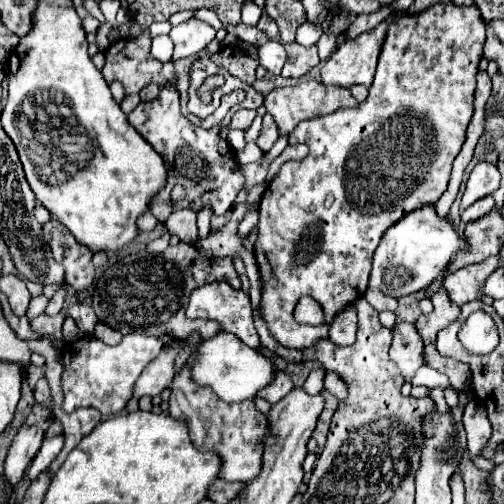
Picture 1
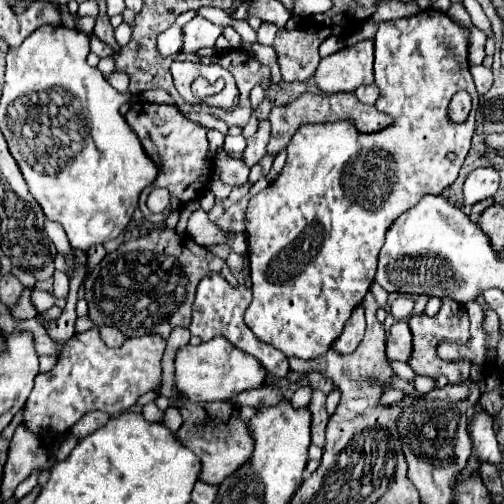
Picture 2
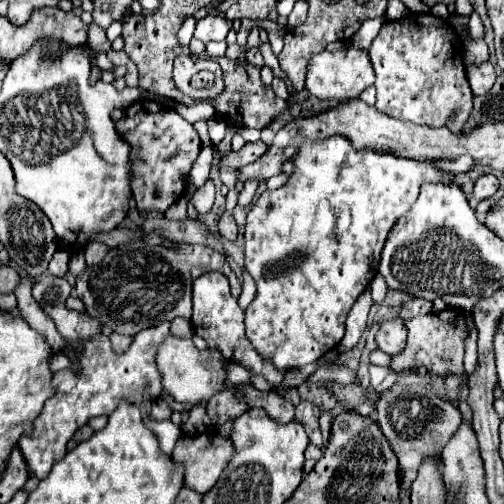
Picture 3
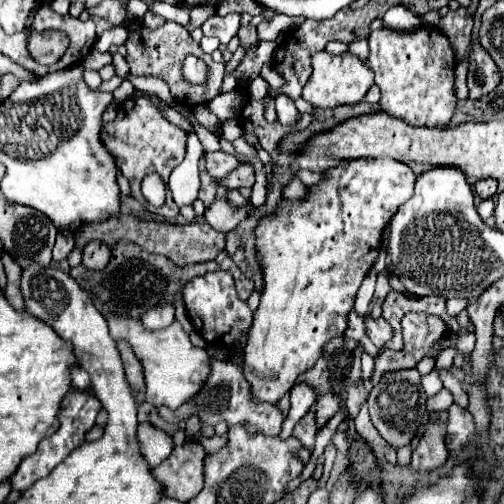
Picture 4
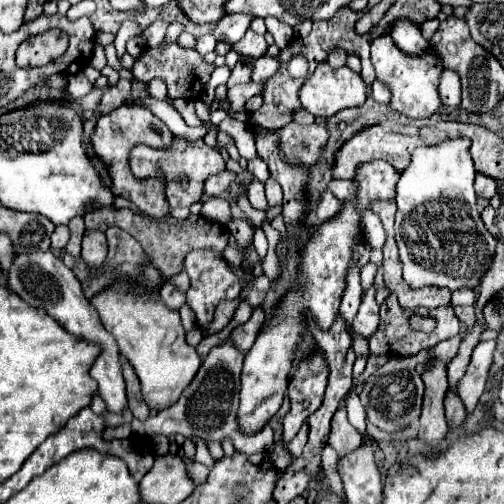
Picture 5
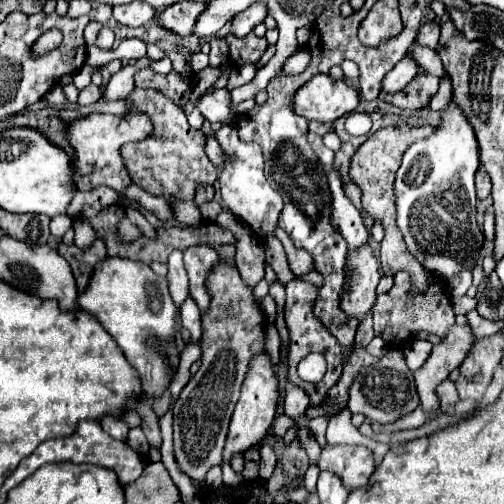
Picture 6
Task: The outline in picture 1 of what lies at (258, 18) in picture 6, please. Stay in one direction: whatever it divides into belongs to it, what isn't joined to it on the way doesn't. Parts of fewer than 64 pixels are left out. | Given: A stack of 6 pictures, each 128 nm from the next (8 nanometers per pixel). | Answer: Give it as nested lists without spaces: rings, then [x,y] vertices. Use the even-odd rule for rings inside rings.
[[[188,20],[174,26],[170,30],[170,38],[174,42],[172,60],[180,60],[204,50],[214,36],[216,36],[216,30],[200,20]]]

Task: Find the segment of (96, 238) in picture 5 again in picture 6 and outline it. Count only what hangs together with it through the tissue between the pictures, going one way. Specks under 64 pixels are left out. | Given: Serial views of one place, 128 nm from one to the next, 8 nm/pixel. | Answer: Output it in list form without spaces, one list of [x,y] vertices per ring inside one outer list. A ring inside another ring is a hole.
[[[74,220],[74,230],[76,230],[76,236],[74,236],[74,244],[82,250],[82,248],[90,248],[92,242],[96,240],[96,232],[94,228],[90,226],[88,220]]]

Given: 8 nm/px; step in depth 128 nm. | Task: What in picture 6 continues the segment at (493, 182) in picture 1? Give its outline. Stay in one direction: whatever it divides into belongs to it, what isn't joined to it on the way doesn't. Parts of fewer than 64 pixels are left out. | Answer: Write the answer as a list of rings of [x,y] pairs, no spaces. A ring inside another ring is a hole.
[[[484,168],[476,172],[476,192],[478,192],[478,198],[490,196],[490,176],[484,172]]]

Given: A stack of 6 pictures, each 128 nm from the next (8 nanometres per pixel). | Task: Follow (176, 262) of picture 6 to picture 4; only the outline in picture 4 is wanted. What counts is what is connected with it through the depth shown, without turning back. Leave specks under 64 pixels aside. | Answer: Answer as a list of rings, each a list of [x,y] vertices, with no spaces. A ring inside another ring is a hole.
[[[160,304],[160,308],[152,308],[152,312],[146,312],[142,316],[142,322],[144,322],[144,328],[150,332],[168,328],[174,322],[174,306],[172,304]]]

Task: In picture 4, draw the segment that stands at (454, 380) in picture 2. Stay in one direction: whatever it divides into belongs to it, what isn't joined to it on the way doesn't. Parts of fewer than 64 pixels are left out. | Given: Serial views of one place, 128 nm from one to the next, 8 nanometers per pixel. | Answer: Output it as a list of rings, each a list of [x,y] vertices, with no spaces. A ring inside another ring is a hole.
[[[408,314],[402,320],[404,348],[398,352],[382,352],[376,358],[372,384],[378,384],[386,372],[416,368],[424,356],[436,358],[442,352],[442,340],[448,338],[448,326],[442,318],[432,314]]]

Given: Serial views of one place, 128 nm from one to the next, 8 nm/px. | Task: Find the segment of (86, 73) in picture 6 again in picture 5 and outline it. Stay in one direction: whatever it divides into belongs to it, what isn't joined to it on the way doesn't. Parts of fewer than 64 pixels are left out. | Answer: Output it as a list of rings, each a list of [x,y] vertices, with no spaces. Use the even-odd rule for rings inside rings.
[[[95,44],[90,65],[95,69],[101,71],[106,64],[107,59],[103,47],[100,46],[99,44]]]

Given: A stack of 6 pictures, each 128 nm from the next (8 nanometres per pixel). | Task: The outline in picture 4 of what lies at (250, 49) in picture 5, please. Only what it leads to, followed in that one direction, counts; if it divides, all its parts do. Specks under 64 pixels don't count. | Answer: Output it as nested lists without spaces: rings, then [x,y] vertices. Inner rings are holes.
[[[242,26],[240,30],[238,30],[238,36],[240,36],[240,44],[242,46],[246,46],[246,48],[250,48],[252,44],[258,44],[258,38],[256,38],[256,28],[254,26]]]

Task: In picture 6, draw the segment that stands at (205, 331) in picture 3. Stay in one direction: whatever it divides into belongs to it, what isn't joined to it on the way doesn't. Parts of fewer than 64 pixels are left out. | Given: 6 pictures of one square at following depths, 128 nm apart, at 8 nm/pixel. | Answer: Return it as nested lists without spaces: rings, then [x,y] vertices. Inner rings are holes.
[[[192,246],[184,252],[184,264],[190,278],[190,296],[204,314],[208,312],[212,302],[212,296],[206,288],[206,280],[212,274],[214,266],[222,264],[222,258],[212,246]]]

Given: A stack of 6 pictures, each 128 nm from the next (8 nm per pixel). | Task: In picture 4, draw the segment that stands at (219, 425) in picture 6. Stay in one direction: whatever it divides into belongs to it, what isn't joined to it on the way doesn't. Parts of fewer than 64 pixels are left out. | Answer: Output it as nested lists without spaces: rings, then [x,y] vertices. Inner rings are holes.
[[[212,360],[212,376],[208,376],[208,384],[204,384],[204,388],[196,394],[196,398],[188,400],[188,404],[182,404],[178,410],[174,410],[178,420],[188,418],[190,414],[200,416],[202,422],[214,426],[220,420],[226,420],[228,426],[232,424],[240,424],[240,422],[248,422],[250,428],[260,428],[260,432],[268,434],[268,436],[278,436],[282,430],[282,422],[284,422],[284,414],[280,410],[278,404],[264,404],[260,400],[256,400],[252,396],[252,388],[246,382],[242,370],[230,362],[230,360]]]

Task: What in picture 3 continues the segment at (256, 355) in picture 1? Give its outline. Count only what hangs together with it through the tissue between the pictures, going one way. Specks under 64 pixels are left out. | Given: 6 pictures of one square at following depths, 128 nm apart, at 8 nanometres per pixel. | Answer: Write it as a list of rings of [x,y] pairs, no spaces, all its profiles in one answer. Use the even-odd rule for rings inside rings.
[[[168,336],[164,344],[158,348],[156,364],[162,372],[164,380],[164,392],[168,392],[176,402],[184,402],[190,406],[200,404],[202,400],[210,400],[214,394],[224,390],[226,382],[226,358],[218,348],[206,348],[198,350],[192,340],[182,340]]]

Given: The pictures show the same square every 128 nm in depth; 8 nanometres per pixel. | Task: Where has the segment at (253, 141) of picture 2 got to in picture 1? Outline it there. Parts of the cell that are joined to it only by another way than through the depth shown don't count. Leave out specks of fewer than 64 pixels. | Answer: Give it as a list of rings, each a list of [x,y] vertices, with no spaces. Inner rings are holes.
[[[266,114],[266,116],[264,116],[264,124],[262,124],[262,132],[260,132],[256,144],[262,148],[262,152],[268,152],[268,150],[274,146],[274,142],[276,142],[278,136],[280,136],[280,132],[278,132],[276,122],[272,120],[270,114]]]

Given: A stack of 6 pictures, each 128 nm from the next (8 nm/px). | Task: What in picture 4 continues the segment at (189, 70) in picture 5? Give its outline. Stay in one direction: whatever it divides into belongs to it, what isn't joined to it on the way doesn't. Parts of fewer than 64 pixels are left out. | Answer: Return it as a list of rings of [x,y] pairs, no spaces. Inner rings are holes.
[[[164,22],[156,30],[150,30],[146,26],[136,26],[136,28],[130,30],[128,40],[126,40],[124,46],[126,46],[126,62],[130,66],[130,72],[138,74],[138,76],[156,76],[156,78],[162,78],[168,84],[174,100],[184,102],[186,96],[188,96],[188,92],[190,92],[190,84],[182,78],[182,72],[180,72],[182,62],[184,62],[184,58],[188,54],[204,58],[204,62],[210,66],[210,78],[208,78],[208,82],[204,86],[200,86],[200,88],[194,86],[194,100],[198,98],[198,94],[200,94],[200,98],[204,94],[204,102],[208,102],[208,100],[212,100],[214,96],[220,94],[220,86],[222,86],[222,78],[224,78],[224,64],[222,62],[214,62],[212,56],[204,54],[202,48],[200,48],[200,44],[196,44],[192,40],[192,36],[188,34],[186,26],[180,26],[176,22]]]

